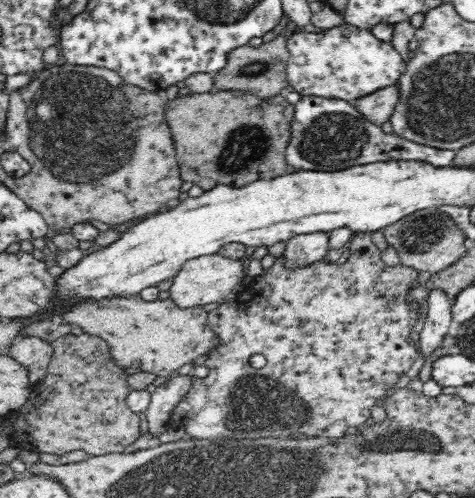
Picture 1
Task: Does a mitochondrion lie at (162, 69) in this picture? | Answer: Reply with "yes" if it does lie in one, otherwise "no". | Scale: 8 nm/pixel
no

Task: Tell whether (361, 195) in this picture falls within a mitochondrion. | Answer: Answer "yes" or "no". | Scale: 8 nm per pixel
no

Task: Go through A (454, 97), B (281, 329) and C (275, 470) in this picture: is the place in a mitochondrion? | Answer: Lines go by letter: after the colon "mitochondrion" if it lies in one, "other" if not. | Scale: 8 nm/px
A: mitochondrion
B: other
C: mitochondrion

